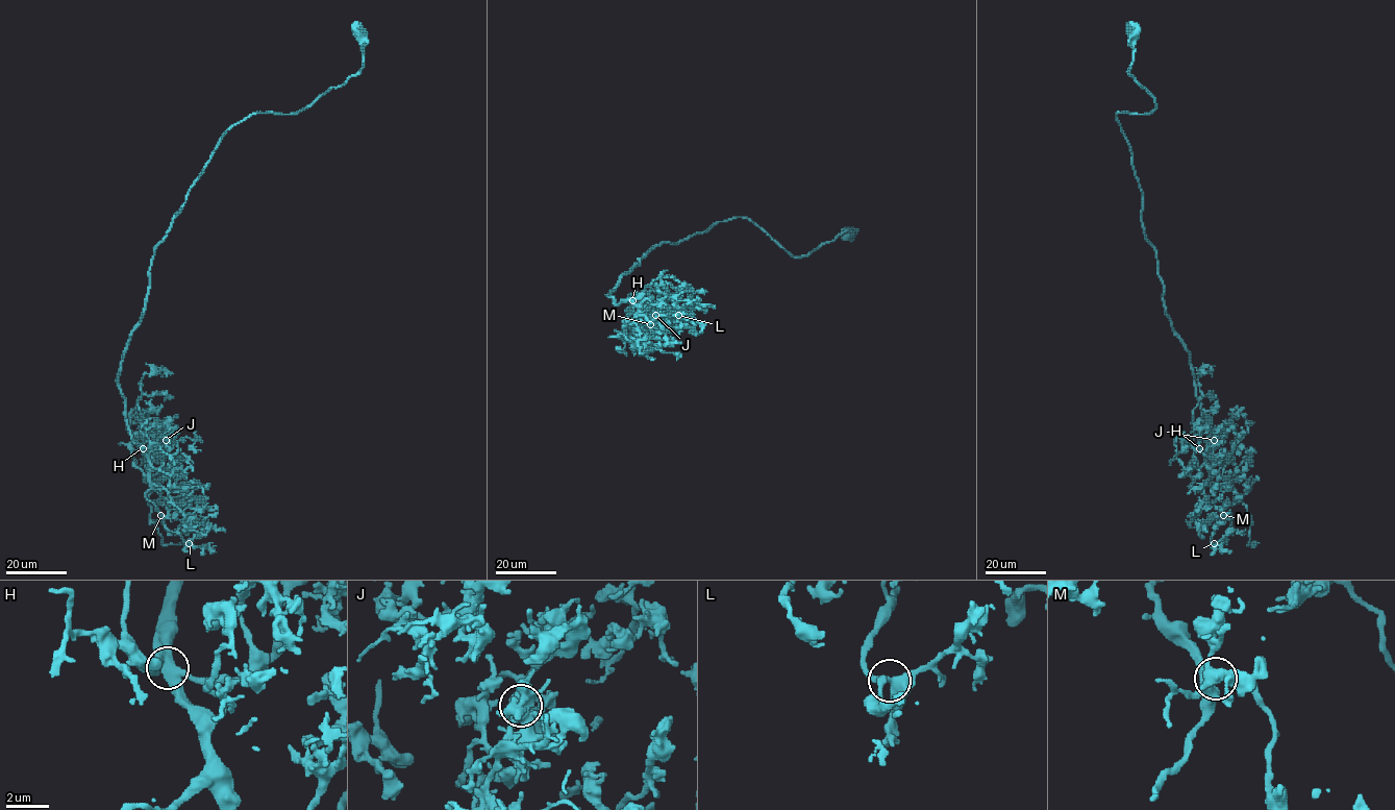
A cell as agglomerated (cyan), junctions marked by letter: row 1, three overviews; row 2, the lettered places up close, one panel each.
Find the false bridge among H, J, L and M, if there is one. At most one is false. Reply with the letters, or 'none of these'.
J

